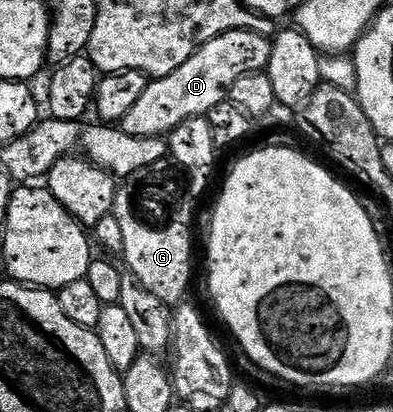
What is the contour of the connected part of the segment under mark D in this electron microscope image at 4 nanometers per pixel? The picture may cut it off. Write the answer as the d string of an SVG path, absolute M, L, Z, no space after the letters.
M229 31L220 37L212 37L212 41L208 41L199 51L192 53L192 57L188 57L188 61L184 61L180 69L168 73L168 77L147 82L144 94L122 118L122 131L132 137L166 137L184 121L203 118L212 109L216 109L216 105L227 102L232 85L236 85L236 80L244 77L244 73L265 71L270 60L270 45L271 40L267 36L251 31Z

